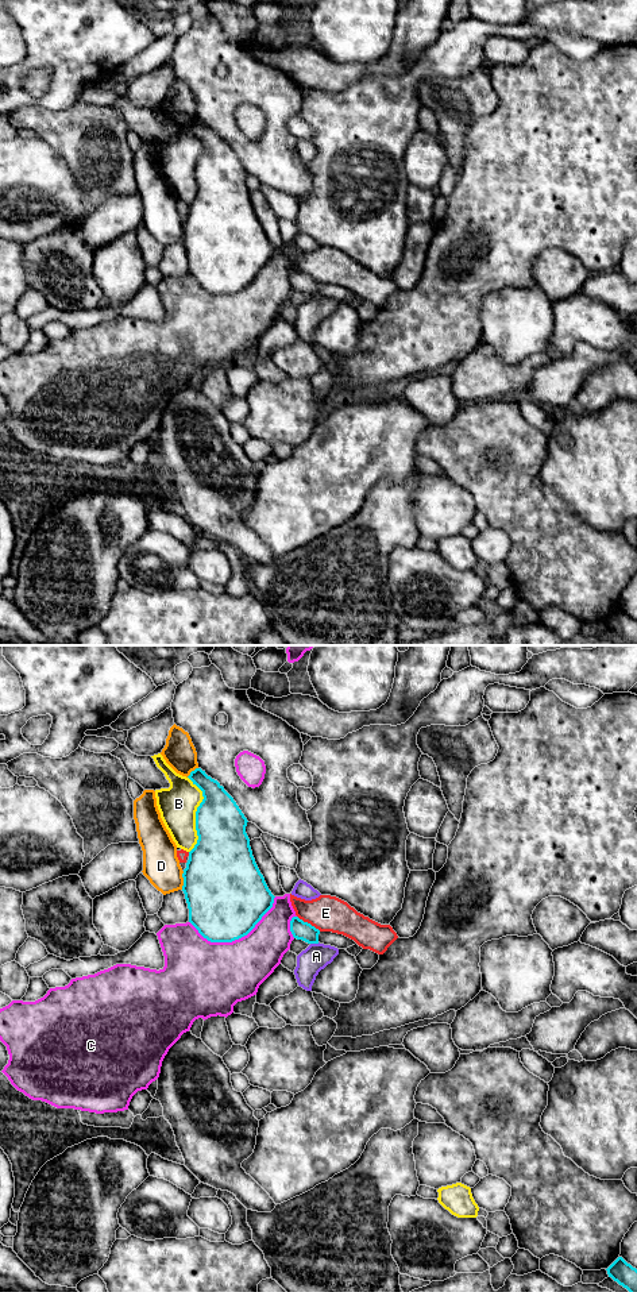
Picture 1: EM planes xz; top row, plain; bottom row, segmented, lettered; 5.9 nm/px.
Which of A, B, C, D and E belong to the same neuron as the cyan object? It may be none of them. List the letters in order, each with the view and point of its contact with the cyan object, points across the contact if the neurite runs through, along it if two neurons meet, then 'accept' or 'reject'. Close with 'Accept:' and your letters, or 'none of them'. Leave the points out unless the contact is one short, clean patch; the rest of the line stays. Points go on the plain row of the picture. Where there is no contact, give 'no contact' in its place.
A: meets cyan in xz at (315, 294); border along xz (319, 294), (311, 296); reject
B: meets cyan in xz at (196, 166); reject
C: meets cyan in xz at (236, 290); reject
D: meets cyan in xz at (184, 232); reject
E: meets cyan in xz at (309, 276); reject
Accept: none of them

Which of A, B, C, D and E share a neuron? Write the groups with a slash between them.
A / B / C / D / E

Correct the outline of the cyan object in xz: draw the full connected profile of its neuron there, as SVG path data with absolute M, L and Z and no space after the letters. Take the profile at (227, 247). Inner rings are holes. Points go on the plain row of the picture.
M196 120L188 128L202 143L202 154L196 163L197 196L189 204L189 212L184 221L182 243L189 261L189 274L211 294L232 294L247 288L262 269L273 259L274 247L269 242L260 225L246 185L247 170L224 142L224 139L201 120Z

